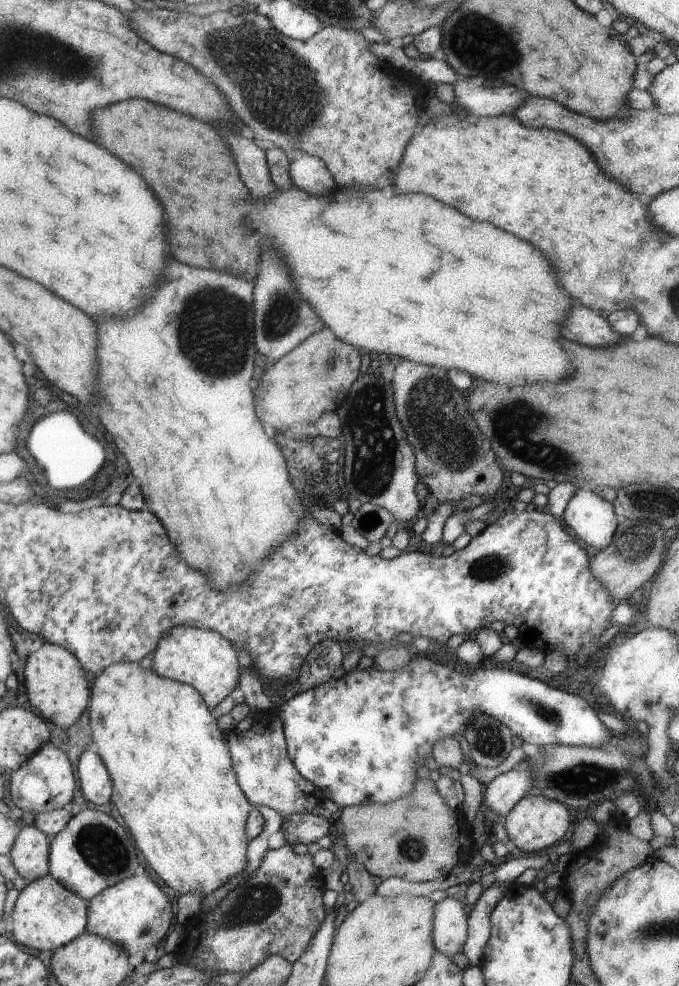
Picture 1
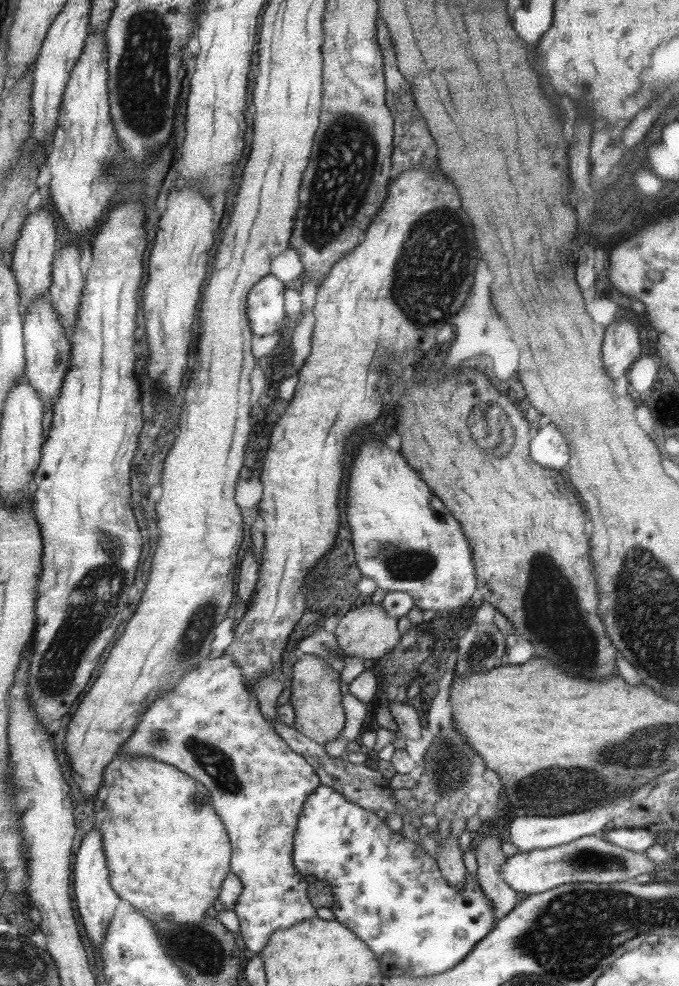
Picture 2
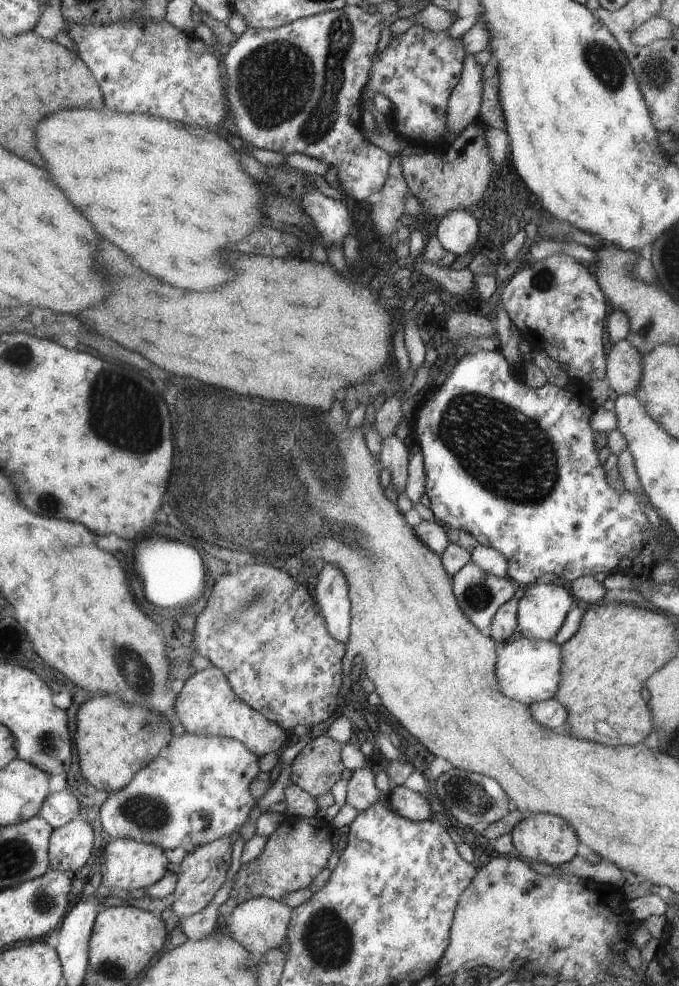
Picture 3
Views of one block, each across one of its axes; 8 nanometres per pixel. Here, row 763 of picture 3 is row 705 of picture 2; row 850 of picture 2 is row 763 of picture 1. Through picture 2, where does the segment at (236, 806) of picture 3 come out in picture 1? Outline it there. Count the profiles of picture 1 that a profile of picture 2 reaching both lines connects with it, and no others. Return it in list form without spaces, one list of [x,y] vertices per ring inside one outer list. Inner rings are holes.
[[[265,718],[249,729],[227,737],[230,761],[237,775],[238,785],[251,806],[268,806],[281,815],[307,812],[319,804],[319,789],[294,767],[286,751],[286,739],[282,726],[269,726]]]

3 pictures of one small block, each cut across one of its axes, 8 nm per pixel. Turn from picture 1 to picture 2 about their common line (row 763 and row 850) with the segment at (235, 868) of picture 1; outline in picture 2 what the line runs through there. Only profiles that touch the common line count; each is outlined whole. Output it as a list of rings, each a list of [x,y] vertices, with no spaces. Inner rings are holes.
[[[121,754],[106,769],[104,773],[105,787],[109,786],[108,796],[104,800],[104,810],[107,812],[103,819],[100,830],[103,832],[103,840],[107,846],[106,856],[107,864],[111,866],[111,885],[118,892],[123,900],[127,900],[137,911],[145,910],[149,914],[155,914],[157,918],[165,918],[177,924],[197,924],[206,918],[207,908],[214,907],[215,899],[219,900],[219,890],[221,882],[225,879],[226,873],[230,870],[230,856],[233,852],[230,846],[229,835],[223,832],[223,823],[217,816],[217,812],[213,812],[211,808],[210,791],[202,786],[190,776],[185,776],[182,771],[176,770],[173,766],[169,766],[165,762],[158,762],[151,758],[121,758]],[[119,780],[127,780],[127,786],[119,786]]]

